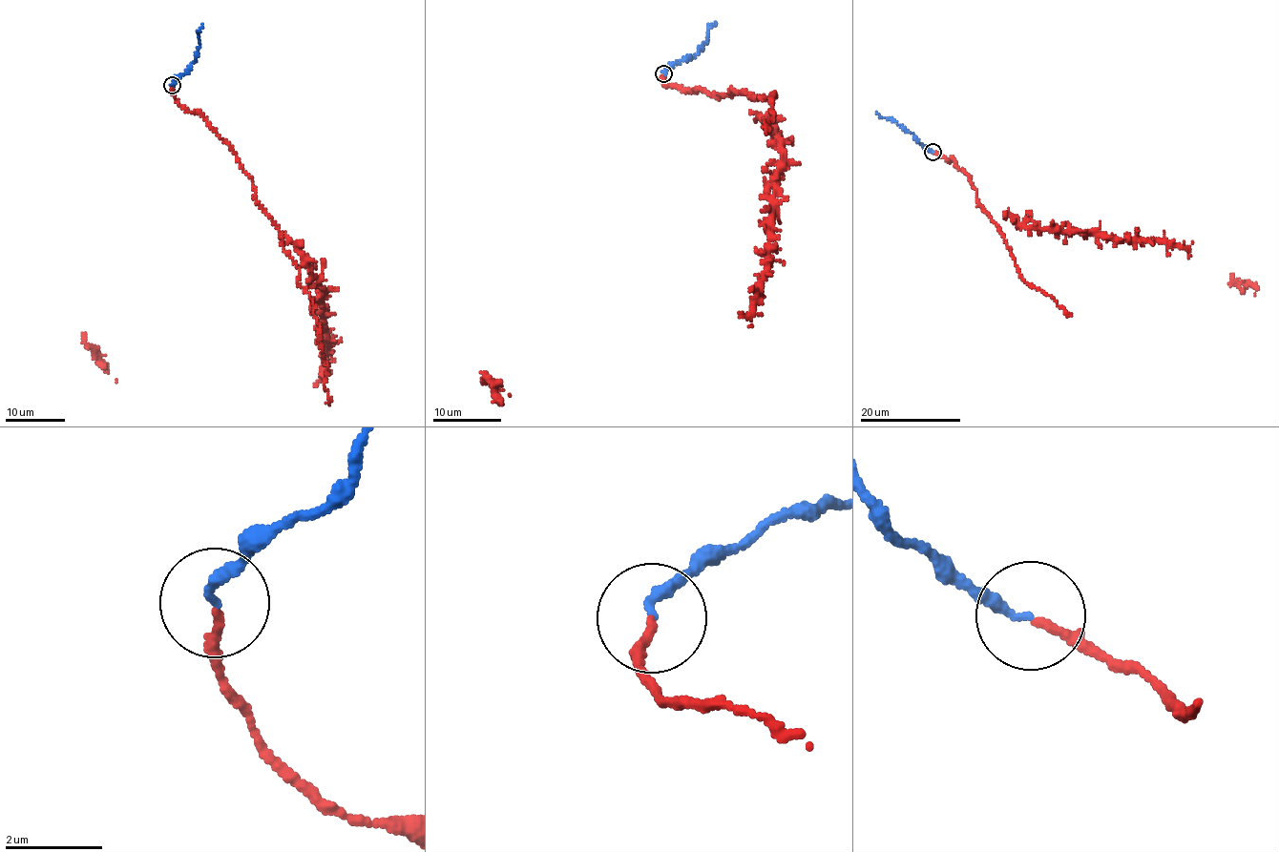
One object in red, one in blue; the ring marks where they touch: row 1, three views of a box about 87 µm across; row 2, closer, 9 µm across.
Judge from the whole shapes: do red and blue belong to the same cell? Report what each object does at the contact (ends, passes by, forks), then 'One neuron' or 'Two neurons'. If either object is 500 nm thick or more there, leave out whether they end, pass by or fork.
At the ring red ends. At the ring blue ends. Two neurons

